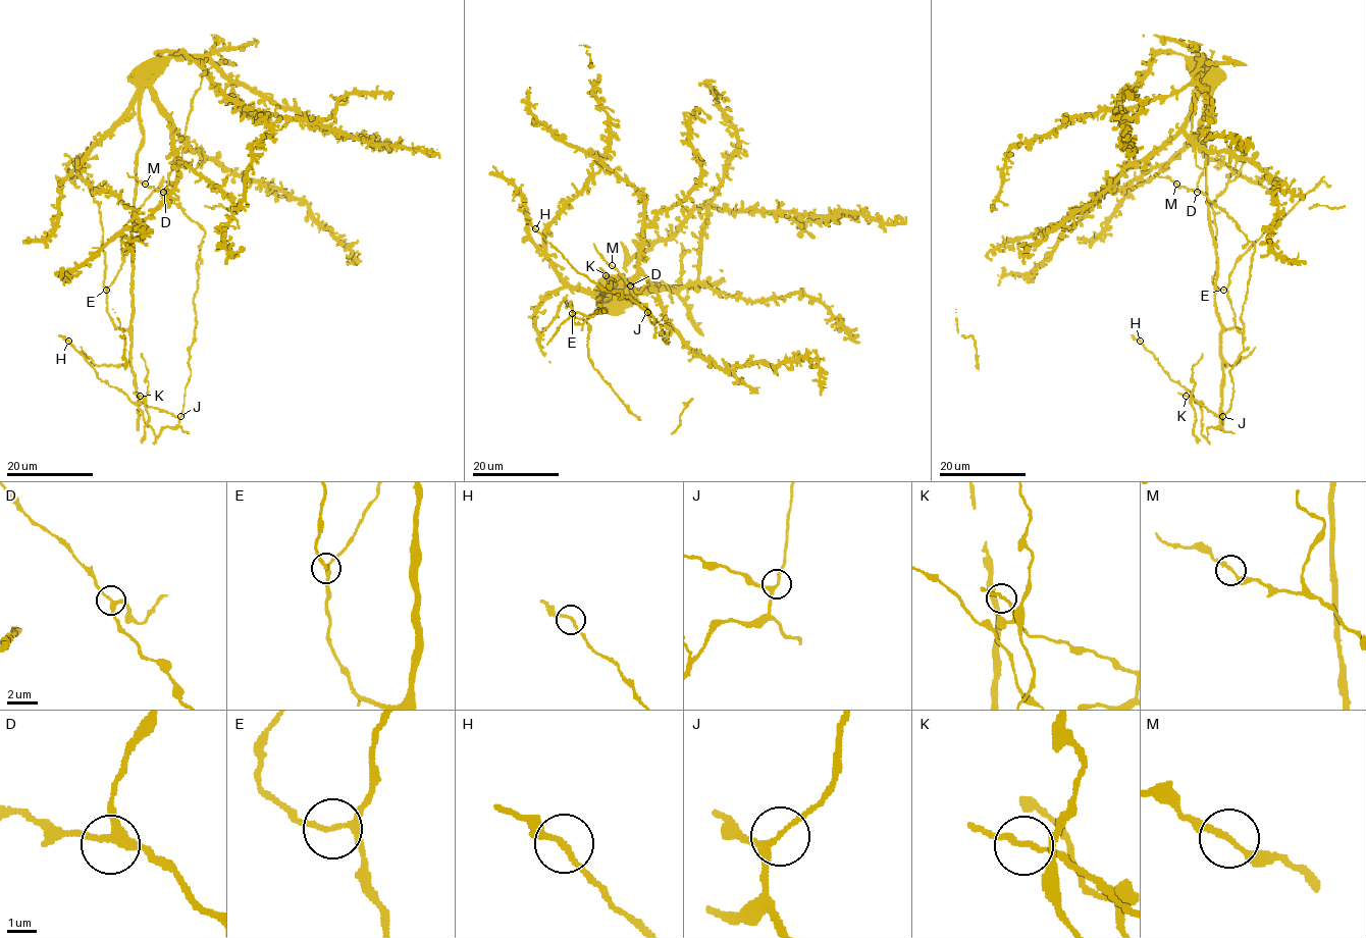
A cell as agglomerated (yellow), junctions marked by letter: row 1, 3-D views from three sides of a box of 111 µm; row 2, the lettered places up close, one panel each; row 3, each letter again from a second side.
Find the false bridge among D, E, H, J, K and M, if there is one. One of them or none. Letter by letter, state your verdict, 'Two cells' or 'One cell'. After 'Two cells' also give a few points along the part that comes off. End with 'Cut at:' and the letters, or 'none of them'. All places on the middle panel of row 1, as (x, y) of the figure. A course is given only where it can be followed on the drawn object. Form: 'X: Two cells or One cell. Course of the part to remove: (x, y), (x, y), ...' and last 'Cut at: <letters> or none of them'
D: One cell
E: One cell
H: One cell
J: One cell
K: One cell
M: One cell
Cut at: none of them

